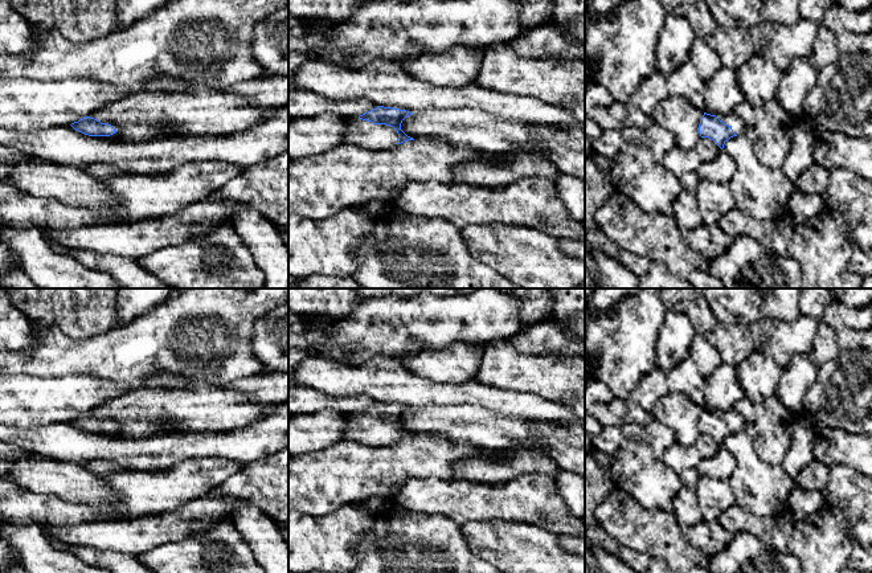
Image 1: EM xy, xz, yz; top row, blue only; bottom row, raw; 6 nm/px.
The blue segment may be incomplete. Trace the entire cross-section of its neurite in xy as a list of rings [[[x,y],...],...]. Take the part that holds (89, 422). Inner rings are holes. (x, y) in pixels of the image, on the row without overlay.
[[[85,413],[78,418],[70,421],[75,427],[89,433],[110,433],[115,430],[115,425],[109,419],[101,419],[99,417]]]

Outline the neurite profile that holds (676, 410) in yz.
[[[668,392],[655,405],[654,419],[666,423],[675,434],[676,442],[691,446],[701,434],[700,416],[704,409],[679,392]]]

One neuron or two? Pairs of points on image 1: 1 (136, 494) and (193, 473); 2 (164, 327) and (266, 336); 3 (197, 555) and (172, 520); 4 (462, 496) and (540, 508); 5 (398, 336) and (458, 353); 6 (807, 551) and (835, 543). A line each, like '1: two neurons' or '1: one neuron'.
1: one neuron
2: two neurons
3: two neurons
4: one neuron
5: two neurons
6: one neuron

